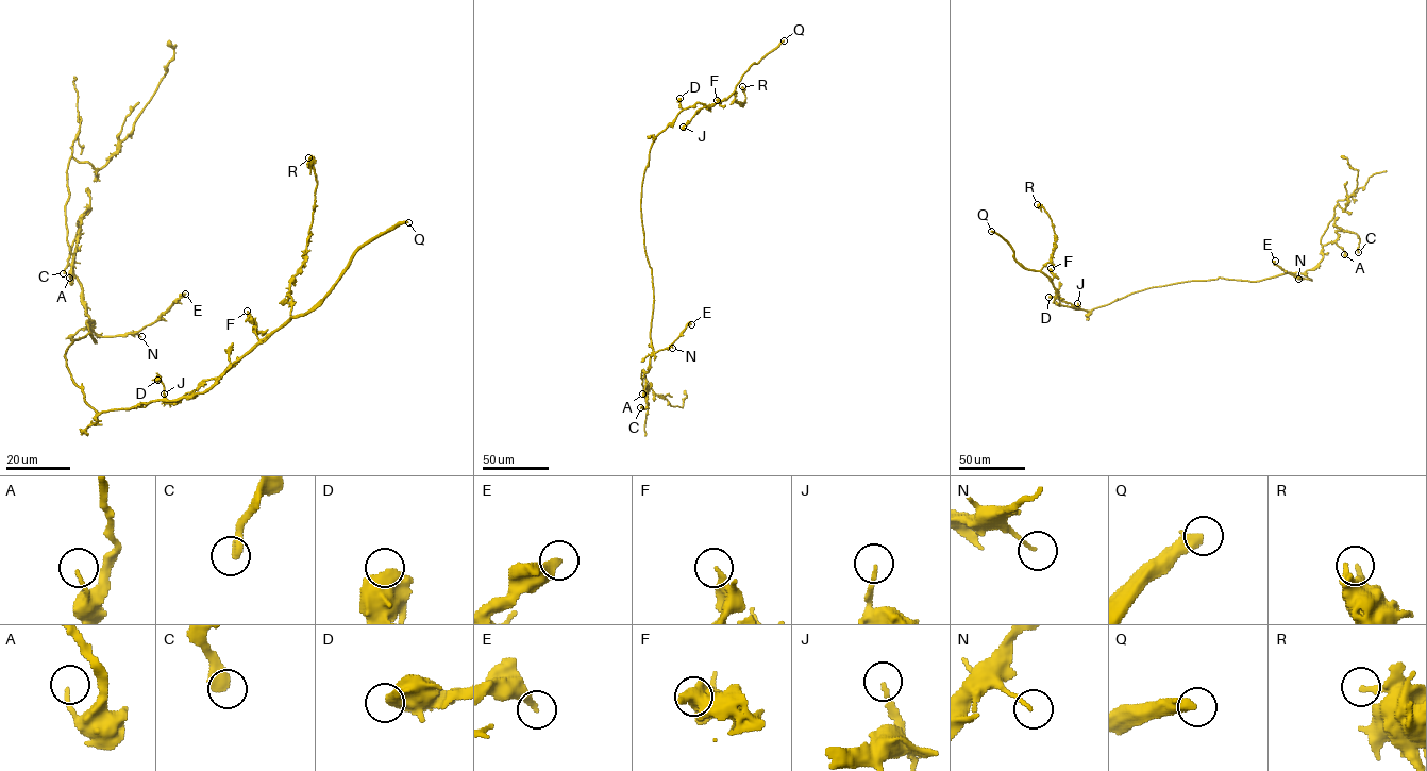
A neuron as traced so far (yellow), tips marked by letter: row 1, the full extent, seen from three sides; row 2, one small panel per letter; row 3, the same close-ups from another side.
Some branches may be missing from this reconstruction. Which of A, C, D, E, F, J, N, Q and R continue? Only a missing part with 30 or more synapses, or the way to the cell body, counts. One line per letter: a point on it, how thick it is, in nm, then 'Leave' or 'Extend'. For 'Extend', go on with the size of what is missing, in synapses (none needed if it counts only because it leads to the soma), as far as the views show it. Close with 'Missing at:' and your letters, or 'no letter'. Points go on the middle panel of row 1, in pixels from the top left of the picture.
A: Place: (642, 394). Thickness 140 nm. Leave
C: Place: (640, 407). Thickness 440 nm. Leave
D: Place: (680, 98). Thickness 650 nm. Leave
E: Place: (691, 324). Thickness 320 nm. Extend. Roughly 90 synapses
F: Place: (717, 100). Thickness 280 nm. Leave
J: Place: (683, 127). Thickness 140 nm. Leave
N: Place: (672, 348). Thickness 130 nm. Leave
Q: Place: (784, 40). Thickness 440 nm. Leave
R: Place: (742, 86). Thickness 200 nm. Leave
Missing at: E

